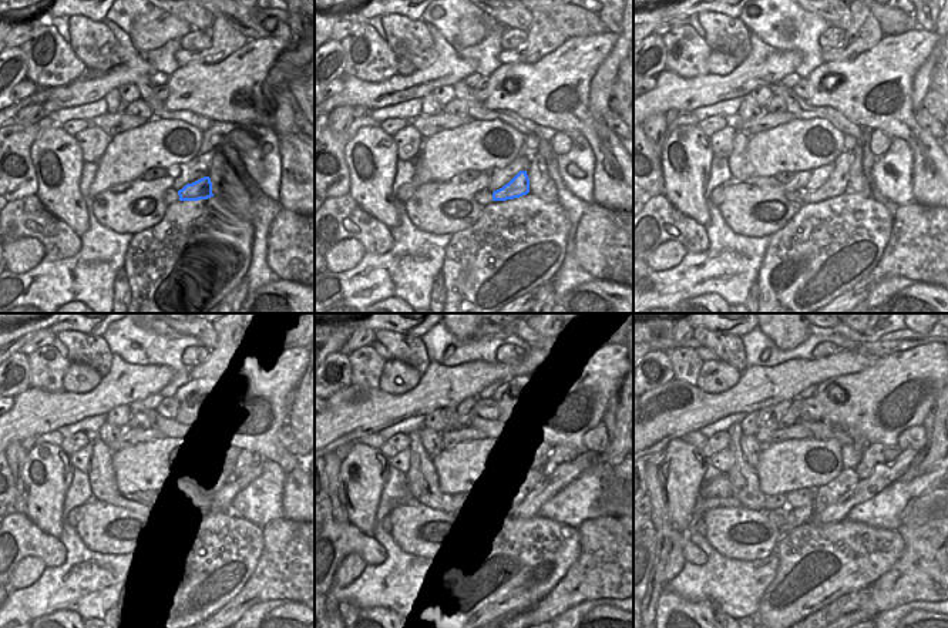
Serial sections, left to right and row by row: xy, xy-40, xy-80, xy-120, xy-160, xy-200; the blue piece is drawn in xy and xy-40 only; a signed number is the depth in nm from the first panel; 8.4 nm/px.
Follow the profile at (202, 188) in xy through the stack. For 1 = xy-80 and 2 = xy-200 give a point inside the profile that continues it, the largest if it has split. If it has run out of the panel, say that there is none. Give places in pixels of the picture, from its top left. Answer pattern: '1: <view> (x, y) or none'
1: xy-80 (837, 184)
2: xy-200 (846, 480)

